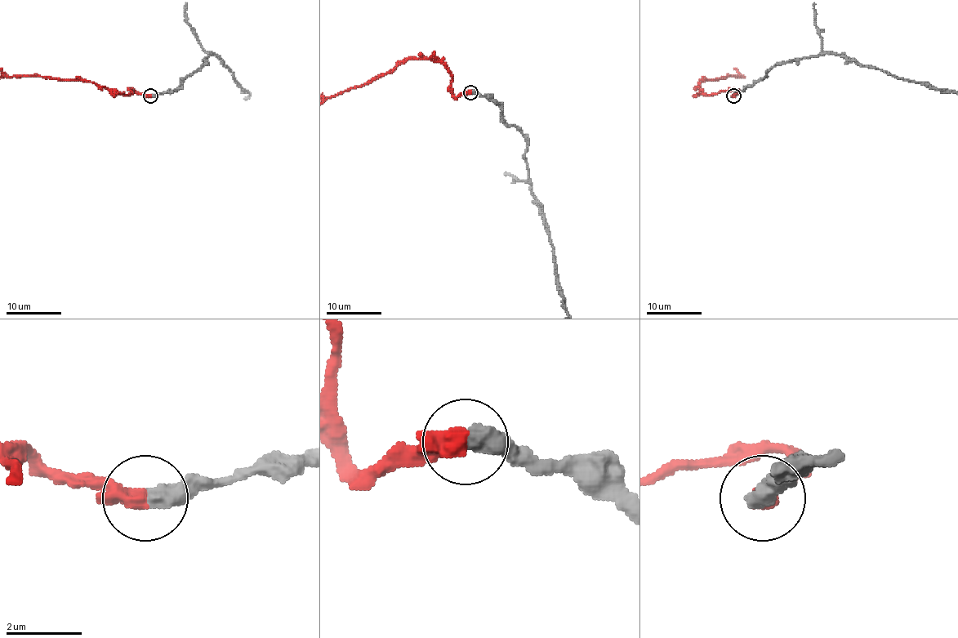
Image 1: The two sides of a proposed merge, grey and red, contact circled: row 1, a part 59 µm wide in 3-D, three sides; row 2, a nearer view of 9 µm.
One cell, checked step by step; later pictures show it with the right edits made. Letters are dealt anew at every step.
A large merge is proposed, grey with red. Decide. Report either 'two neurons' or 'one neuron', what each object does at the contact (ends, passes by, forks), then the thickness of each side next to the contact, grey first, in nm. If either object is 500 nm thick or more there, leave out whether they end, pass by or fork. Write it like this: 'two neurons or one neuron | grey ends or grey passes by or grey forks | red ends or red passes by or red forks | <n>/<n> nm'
one neuron | 550/500 nm

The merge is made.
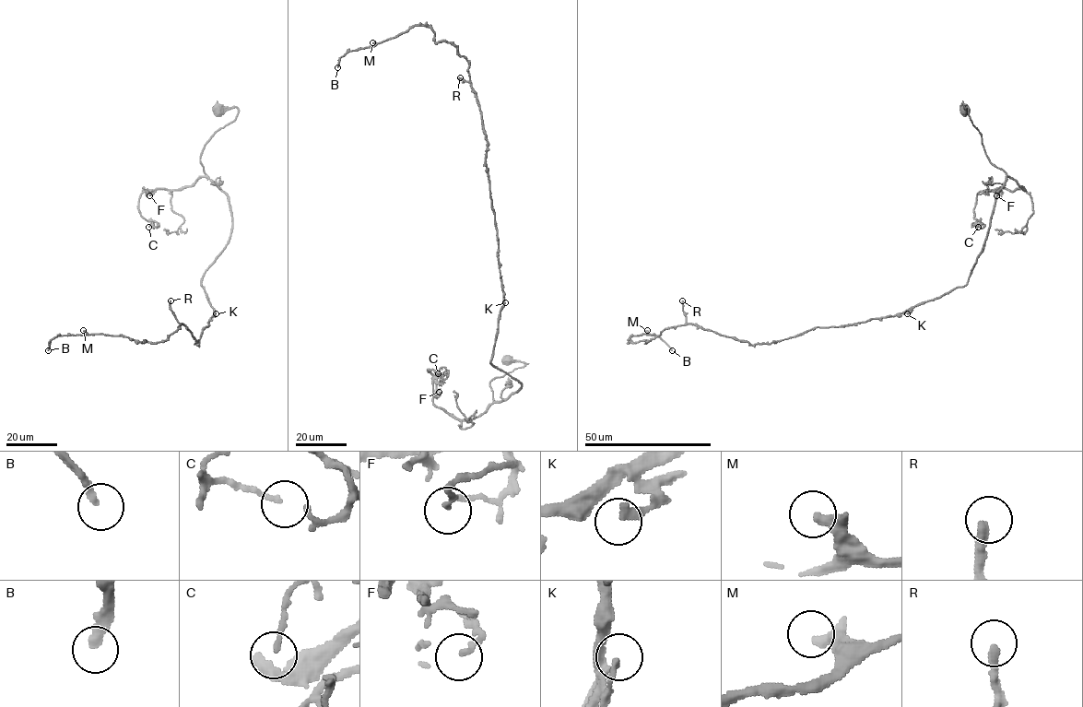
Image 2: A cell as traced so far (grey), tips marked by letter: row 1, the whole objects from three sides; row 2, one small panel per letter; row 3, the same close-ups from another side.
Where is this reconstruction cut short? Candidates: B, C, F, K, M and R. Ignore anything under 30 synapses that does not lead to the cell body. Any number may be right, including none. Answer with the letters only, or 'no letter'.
B, R

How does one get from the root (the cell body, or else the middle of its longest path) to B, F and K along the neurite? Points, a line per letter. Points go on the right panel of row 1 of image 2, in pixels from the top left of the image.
B: (965, 110), (1006, 174), (965, 285), (771, 343), (690, 324), (630, 336), (672, 350)
F: (965, 110), (988, 159), (1024, 189), (982, 191), (1000, 190), (996, 195)
K: (965, 110), (988, 159), (1006, 174), (1006, 181), (996, 194), (983, 250), (968, 283), (916, 304), (907, 313)

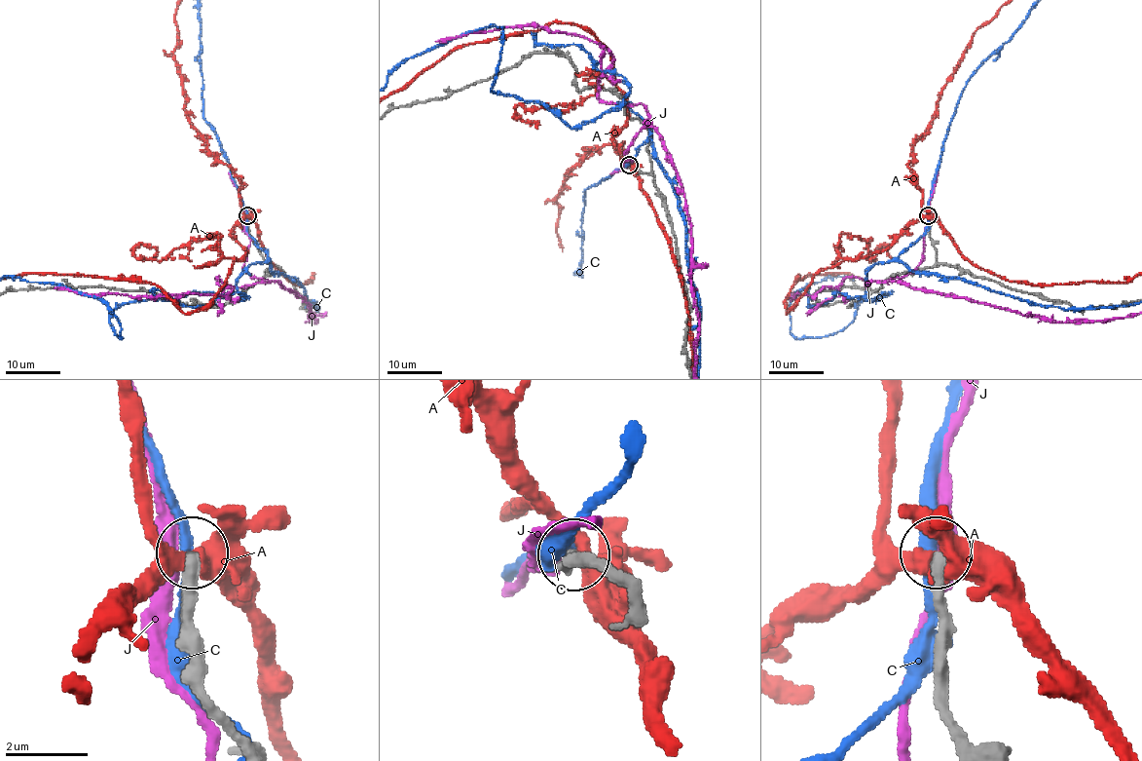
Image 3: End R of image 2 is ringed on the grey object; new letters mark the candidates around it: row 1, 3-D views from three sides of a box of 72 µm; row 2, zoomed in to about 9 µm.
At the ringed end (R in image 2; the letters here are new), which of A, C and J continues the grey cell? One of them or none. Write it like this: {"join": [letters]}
{"join": []}

